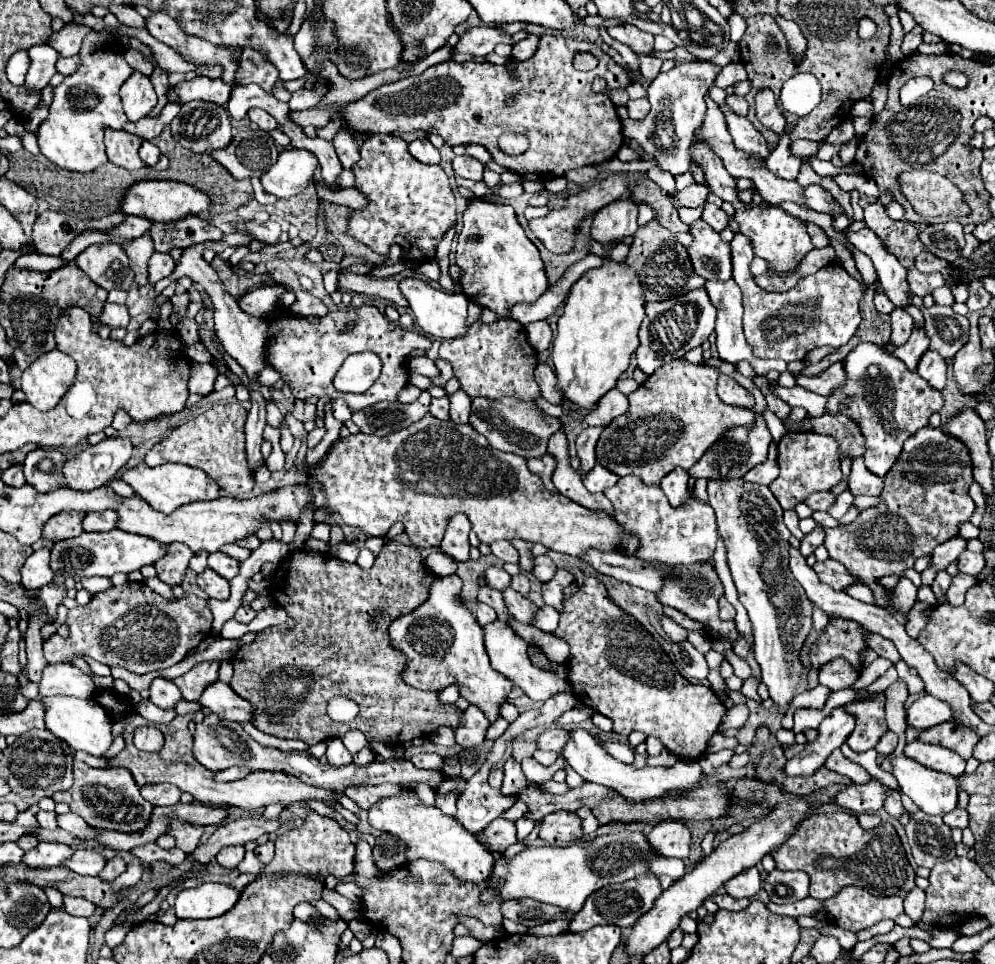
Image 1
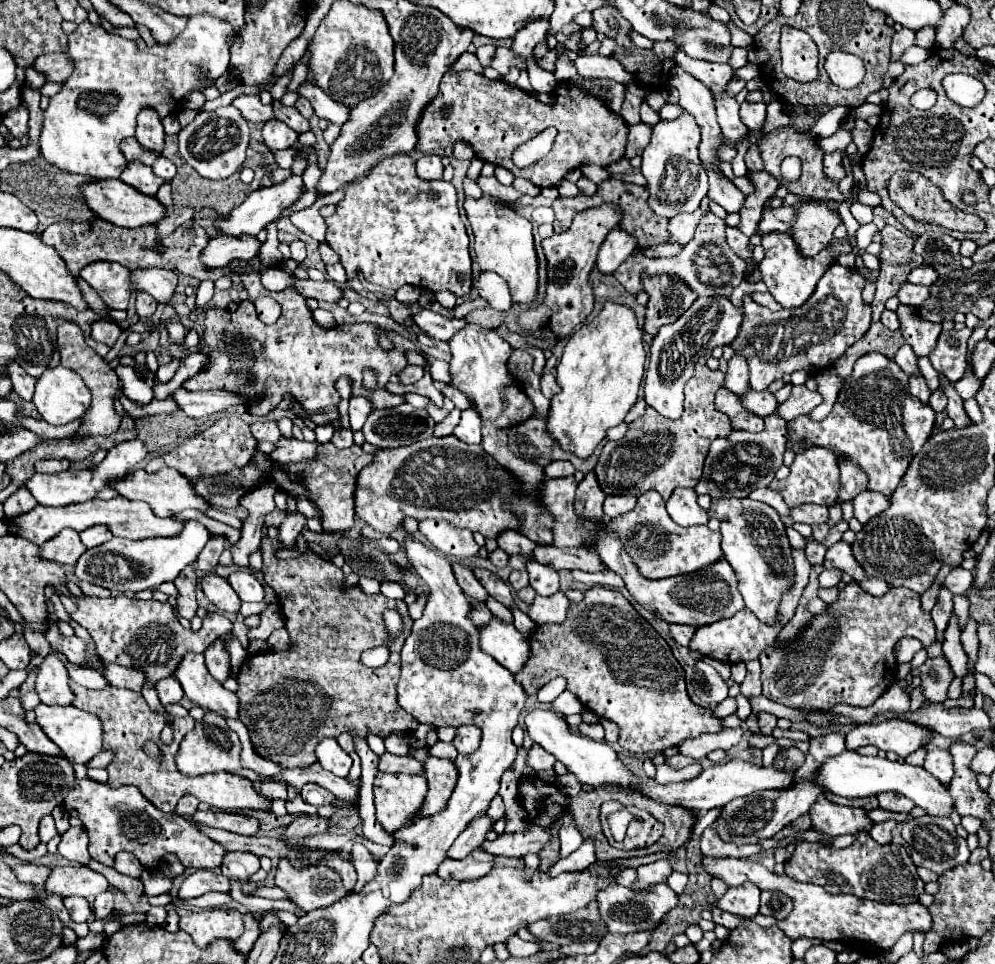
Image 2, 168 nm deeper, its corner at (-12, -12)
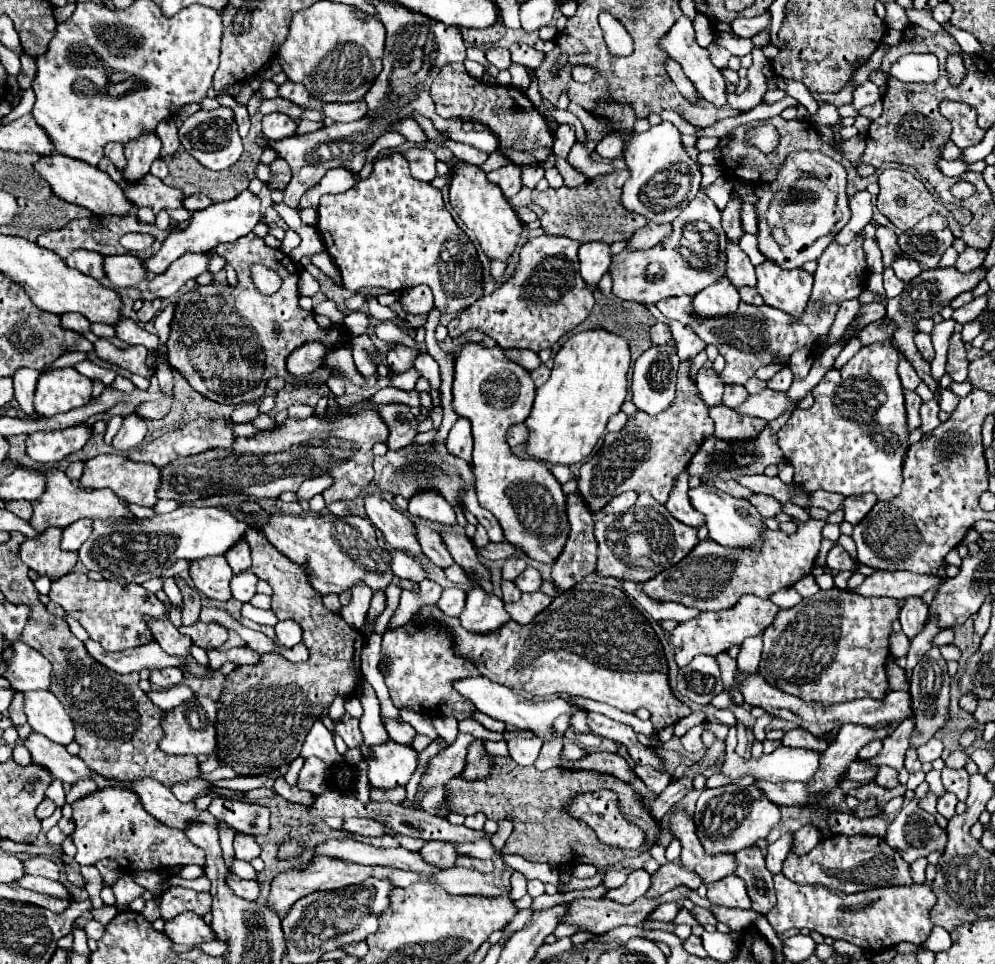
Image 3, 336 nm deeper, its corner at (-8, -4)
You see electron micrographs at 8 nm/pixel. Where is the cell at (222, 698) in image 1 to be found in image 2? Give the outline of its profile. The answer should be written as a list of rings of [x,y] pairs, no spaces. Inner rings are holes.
[[[188,652],[182,656],[174,678],[182,684],[184,694],[200,708],[218,712],[224,718],[238,718],[238,698],[234,692],[228,692],[218,684],[206,664],[202,654]]]

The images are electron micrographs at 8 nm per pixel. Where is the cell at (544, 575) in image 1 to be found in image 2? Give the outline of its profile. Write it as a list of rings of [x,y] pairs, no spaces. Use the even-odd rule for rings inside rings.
[[[530,562],[526,568],[530,574],[530,586],[536,590],[538,596],[552,596],[558,592],[558,572],[554,572],[552,568],[542,568],[542,564],[534,562]]]

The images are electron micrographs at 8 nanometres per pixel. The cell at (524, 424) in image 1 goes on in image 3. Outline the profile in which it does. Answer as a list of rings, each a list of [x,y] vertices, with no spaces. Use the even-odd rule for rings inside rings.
[[[516,424],[516,426],[512,426],[512,428],[508,430],[506,442],[508,442],[510,446],[524,446],[526,440],[528,440],[528,436],[530,436],[530,432],[528,432],[526,424]]]

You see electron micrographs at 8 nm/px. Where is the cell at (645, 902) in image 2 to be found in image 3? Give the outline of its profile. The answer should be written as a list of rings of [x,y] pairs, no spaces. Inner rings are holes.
[[[670,862],[670,864],[660,866],[652,874],[652,884],[650,884],[650,888],[648,888],[648,892],[644,896],[654,900],[654,898],[660,898],[664,892],[668,892],[668,890],[672,890],[676,886],[688,886],[688,888],[696,890],[700,884],[702,884],[702,880],[694,872],[686,870],[684,866],[678,866],[678,864]]]

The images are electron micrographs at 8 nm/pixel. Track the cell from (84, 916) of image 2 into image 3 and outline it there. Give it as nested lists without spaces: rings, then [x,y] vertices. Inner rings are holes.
[[[26,876],[26,878],[18,880],[18,884],[22,888],[34,890],[34,892],[42,892],[42,894],[48,894],[48,896],[58,896],[58,900],[70,900],[70,902],[74,900],[72,894],[68,892],[68,888],[62,882],[52,882],[52,880],[46,880],[46,878]]]

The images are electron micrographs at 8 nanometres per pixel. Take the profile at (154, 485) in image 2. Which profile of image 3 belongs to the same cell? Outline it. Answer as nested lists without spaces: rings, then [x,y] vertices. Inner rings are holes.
[[[102,454],[102,456],[94,456],[86,460],[86,468],[80,478],[80,484],[84,488],[94,488],[94,490],[110,488],[112,492],[116,492],[122,500],[130,504],[154,508],[158,500],[158,484],[162,484],[162,476],[160,476],[160,470],[154,468],[154,464],[132,462],[132,460],[126,460],[126,456],[122,454]]]

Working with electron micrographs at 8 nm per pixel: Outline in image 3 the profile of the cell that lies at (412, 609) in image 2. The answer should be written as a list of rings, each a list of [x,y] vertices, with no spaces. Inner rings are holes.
[[[376,632],[366,638],[366,644],[362,648],[362,674],[364,674],[364,680],[368,680],[372,684],[372,688],[378,694],[378,698],[386,700],[386,698],[390,698],[388,696],[388,688],[384,684],[384,676],[378,670],[380,644],[382,644],[382,636],[376,634]]]

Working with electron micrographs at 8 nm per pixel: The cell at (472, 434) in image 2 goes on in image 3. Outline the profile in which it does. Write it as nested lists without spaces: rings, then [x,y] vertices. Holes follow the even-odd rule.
[[[458,418],[456,424],[452,426],[448,440],[446,440],[446,448],[448,452],[452,452],[454,456],[460,456],[464,460],[470,462],[472,458],[472,436],[470,436],[470,420],[466,418]]]

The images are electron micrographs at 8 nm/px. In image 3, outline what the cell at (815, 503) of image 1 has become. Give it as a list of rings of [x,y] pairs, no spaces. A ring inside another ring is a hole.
[[[754,494],[754,496],[750,496],[748,500],[758,508],[758,512],[760,512],[764,518],[778,516],[778,514],[784,512],[784,510],[782,510],[782,508],[784,508],[782,502],[774,500],[772,496],[766,496],[766,494]]]

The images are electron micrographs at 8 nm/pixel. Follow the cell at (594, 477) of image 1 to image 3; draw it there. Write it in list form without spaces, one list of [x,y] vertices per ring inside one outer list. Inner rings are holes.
[[[624,492],[624,494],[620,494],[620,496],[616,496],[614,500],[610,500],[610,504],[606,504],[606,508],[602,510],[604,514],[624,514],[630,506],[634,506],[634,502],[636,502],[636,494],[634,492]]]

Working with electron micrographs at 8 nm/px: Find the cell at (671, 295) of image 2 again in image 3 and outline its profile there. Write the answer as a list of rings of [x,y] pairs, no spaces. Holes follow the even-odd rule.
[[[656,322],[654,328],[650,328],[650,338],[652,338],[652,344],[666,344],[666,342],[672,342],[670,326],[664,324],[664,322]]]

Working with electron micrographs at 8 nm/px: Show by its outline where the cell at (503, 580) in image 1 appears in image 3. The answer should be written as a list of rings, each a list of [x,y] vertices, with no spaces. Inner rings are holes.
[[[508,558],[504,562],[504,568],[502,568],[502,578],[504,580],[516,580],[524,568],[526,568],[526,562],[522,558]]]

